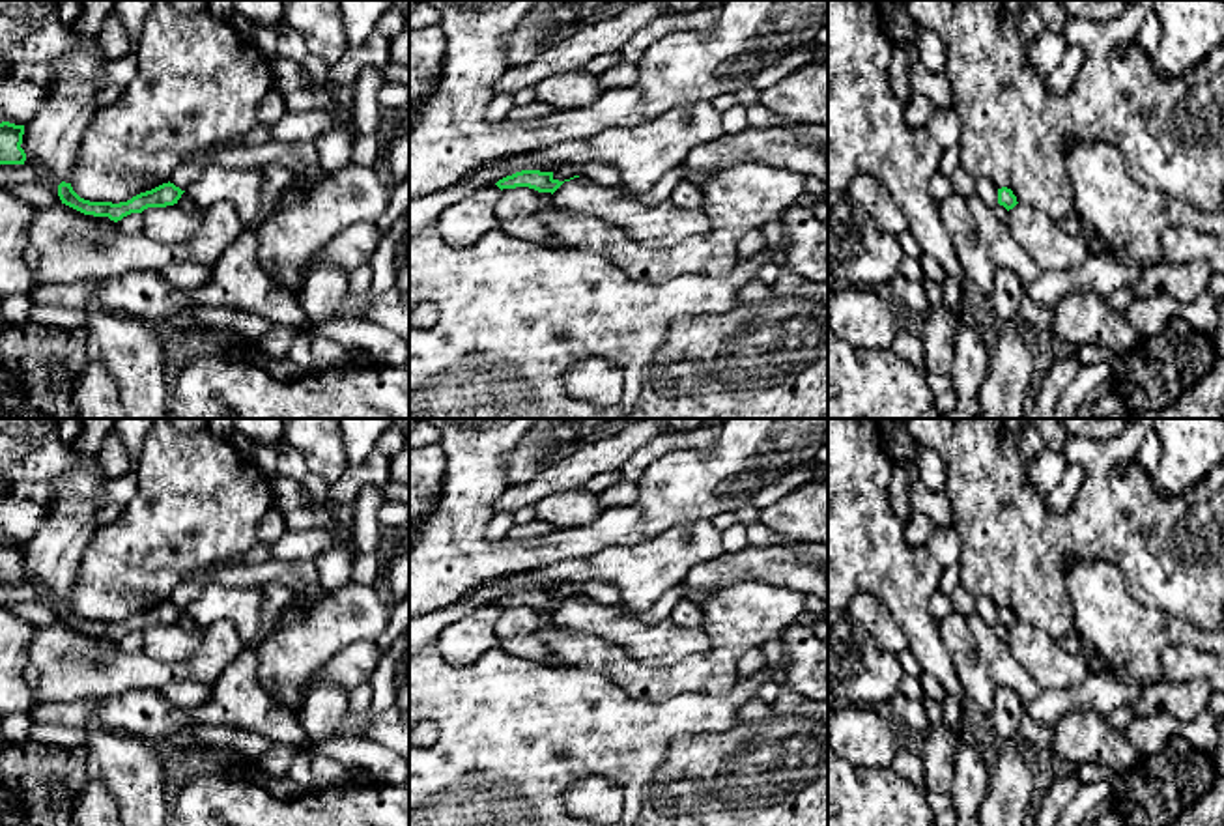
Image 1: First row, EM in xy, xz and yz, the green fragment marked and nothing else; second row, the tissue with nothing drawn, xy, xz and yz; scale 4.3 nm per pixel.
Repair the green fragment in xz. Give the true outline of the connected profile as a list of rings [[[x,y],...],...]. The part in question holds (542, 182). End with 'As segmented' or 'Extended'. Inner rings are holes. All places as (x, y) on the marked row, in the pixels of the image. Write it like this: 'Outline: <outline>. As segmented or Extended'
Outline: [[[521,170],[499,179],[495,185],[503,189],[529,187],[538,192],[555,192],[564,181],[553,178],[553,172]]]. As segmented

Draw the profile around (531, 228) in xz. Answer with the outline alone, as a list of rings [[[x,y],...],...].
[[[529,215],[525,219],[499,221],[499,228],[514,237],[559,247],[557,237],[548,230],[548,226],[540,221],[538,215]]]

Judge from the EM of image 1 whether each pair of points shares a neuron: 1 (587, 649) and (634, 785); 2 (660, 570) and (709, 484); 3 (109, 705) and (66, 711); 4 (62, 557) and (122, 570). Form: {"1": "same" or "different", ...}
{"1": "different", "2": "different", "3": "same", "4": "different"}

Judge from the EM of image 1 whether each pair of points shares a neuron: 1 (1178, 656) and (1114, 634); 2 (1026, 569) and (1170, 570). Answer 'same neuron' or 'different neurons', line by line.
1: different neurons
2: same neuron

